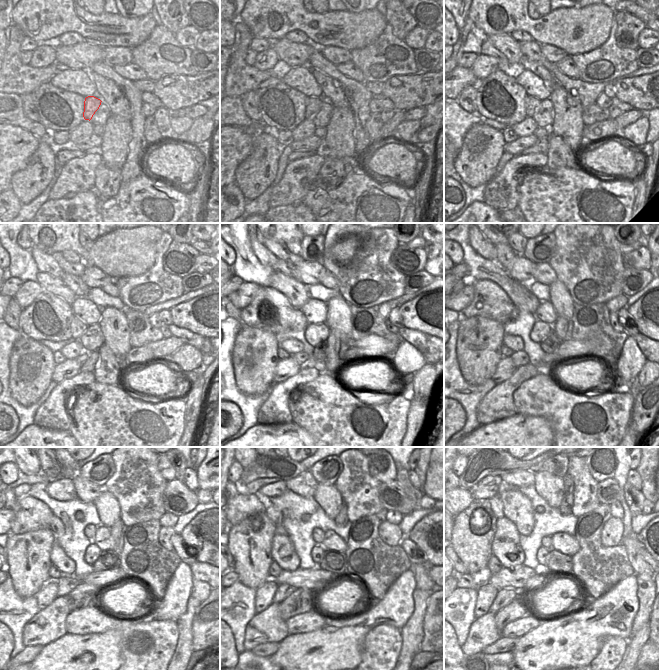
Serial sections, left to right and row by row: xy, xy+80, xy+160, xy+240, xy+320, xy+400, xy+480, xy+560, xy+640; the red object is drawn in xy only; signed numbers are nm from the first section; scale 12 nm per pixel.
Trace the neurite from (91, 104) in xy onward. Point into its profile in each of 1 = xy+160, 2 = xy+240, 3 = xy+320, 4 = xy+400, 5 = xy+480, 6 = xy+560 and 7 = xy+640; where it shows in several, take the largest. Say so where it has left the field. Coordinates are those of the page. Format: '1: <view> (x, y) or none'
1: xy+160 (531, 103)
2: xy+240 (78, 327)
3: xy+320 (299, 322)
4: xy+400 (515, 312)
5: xy+480 (56, 525)
6: xy+560 (275, 515)
7: xy+640 (496, 505)

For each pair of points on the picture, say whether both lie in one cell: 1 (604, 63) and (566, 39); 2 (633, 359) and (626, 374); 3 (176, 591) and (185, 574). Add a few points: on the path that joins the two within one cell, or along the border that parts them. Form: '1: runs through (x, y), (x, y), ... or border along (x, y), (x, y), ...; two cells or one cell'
1: border along (606, 39), (589, 51), (571, 56); two cells
2: runs through (629, 363), (626, 370); one cell
3: runs through (179, 587), (182, 578); one cell

